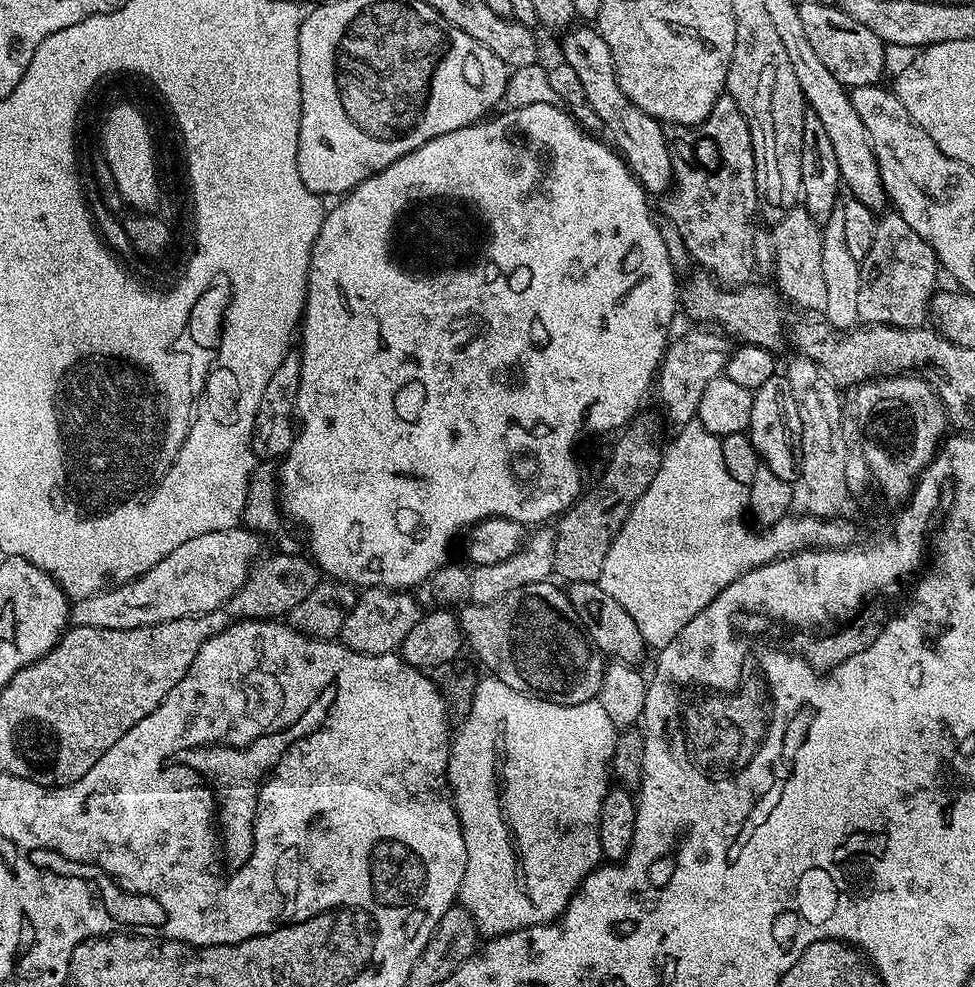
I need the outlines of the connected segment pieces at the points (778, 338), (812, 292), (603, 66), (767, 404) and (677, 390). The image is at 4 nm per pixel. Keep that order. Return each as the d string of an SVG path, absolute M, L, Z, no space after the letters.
M699 274L688 284L688 291L683 291L682 304L686 306L687 314L696 324L711 324L716 320L729 337L738 338L741 343L762 346L768 351L775 351L784 340L784 328L780 325L780 300L777 289L771 285L762 286L750 282L741 288L726 289L716 284L706 274Z
M803 206L791 208L779 217L770 231L772 249L776 255L774 273L775 287L785 297L789 296L800 308L823 310L826 306L826 281L822 275L822 231L821 225Z
M569 27L563 33L564 41L560 44L560 52L564 55L561 56L563 63L568 64L570 70L574 70L574 74L578 74L578 82L582 82L582 90L586 94L586 102L590 102L594 114L598 114L600 128L608 131L607 139L614 145L615 151L620 154L644 191L649 194L667 193L673 187L673 183L672 152L668 149L669 139L666 137L665 127L661 121L634 106L634 102L630 102L626 94L622 94L610 46L606 46L595 27L576 27Z
M787 375L772 376L753 391L747 433L754 442L754 450L758 450L763 467L783 480L799 481L802 422L798 418L798 402L794 402L794 390L790 390Z
M704 326L693 327L693 332L680 336L671 341L664 349L664 359L660 362L660 370L654 380L654 396L660 399L660 408L664 411L663 419L675 426L691 424L696 420L698 402L702 402L702 393L706 386L716 376L723 373L728 353L730 351L730 340L723 331L709 330Z

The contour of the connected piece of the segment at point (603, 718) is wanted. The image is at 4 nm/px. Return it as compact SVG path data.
M495 678L481 679L474 690L474 702L470 714L463 717L460 733L455 733L448 754L448 787L452 793L452 803L460 819L462 838L466 842L466 874L458 897L459 907L464 908L474 918L476 931L481 937L501 936L514 930L522 930L539 924L550 924L559 920L564 907L580 888L580 883L592 871L600 867L602 853L598 842L598 822L602 814L602 798L606 798L610 787L610 765L618 729L610 722L610 714L602 710L599 699L582 702L578 706L555 704L549 700L539 700L537 696L528 696L525 692L506 686L506 682Z

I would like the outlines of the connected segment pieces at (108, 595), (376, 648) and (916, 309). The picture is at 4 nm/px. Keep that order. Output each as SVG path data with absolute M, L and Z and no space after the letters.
M243 526L230 530L214 530L210 534L200 535L199 538L190 538L190 542L182 542L182 546L174 550L174 554L166 554L166 558L162 558L158 566L146 570L142 575L105 587L103 592L96 592L90 598L75 601L70 608L71 623L77 628L94 626L106 630L130 630L158 622L174 622L174 618L201 616L223 608L228 599L248 581L252 566L261 555L260 544L261 537Z
M365 587L357 595L354 610L350 610L350 614L346 614L346 622L342 622L339 643L367 656L387 656L395 653L422 615L422 607L420 608L419 602L412 595L408 590Z
M888 210L883 215L876 221L874 246L870 246L870 254L866 254L866 258L860 261L858 321L861 325L889 324L892 328L918 328L927 321L924 319L929 319L930 301L938 288L936 251L911 228L910 222L906 222L906 218L902 218L899 212Z

